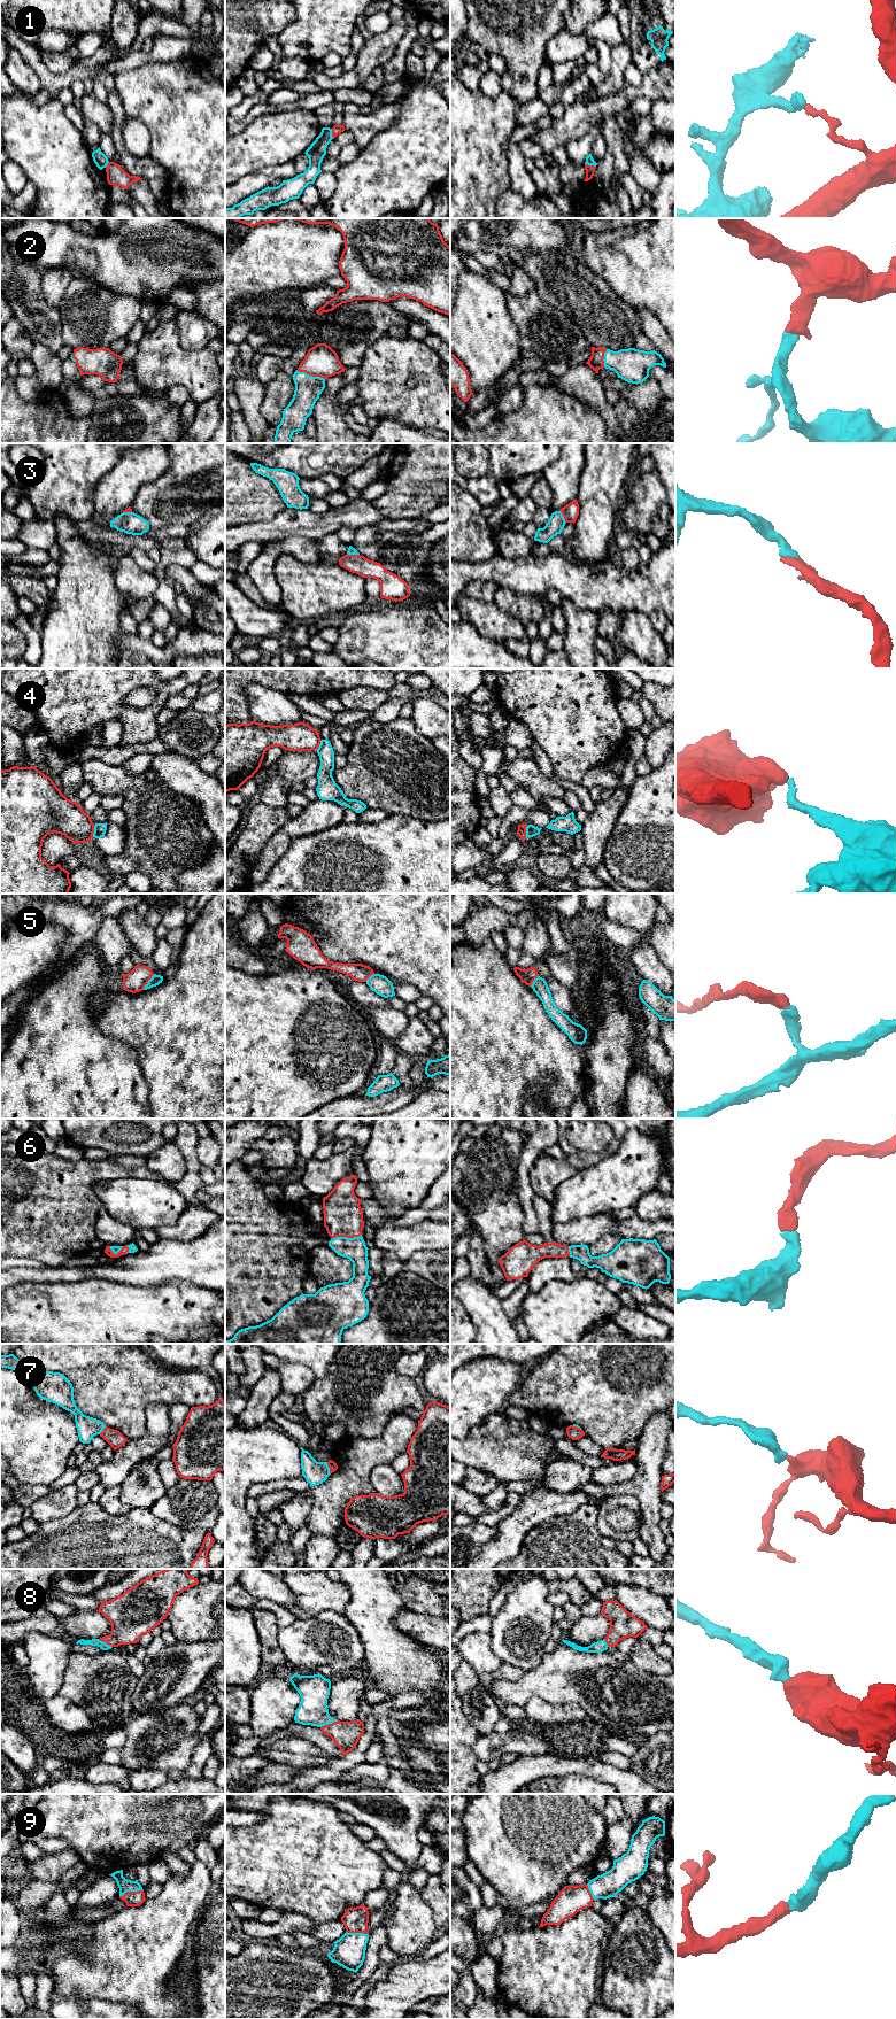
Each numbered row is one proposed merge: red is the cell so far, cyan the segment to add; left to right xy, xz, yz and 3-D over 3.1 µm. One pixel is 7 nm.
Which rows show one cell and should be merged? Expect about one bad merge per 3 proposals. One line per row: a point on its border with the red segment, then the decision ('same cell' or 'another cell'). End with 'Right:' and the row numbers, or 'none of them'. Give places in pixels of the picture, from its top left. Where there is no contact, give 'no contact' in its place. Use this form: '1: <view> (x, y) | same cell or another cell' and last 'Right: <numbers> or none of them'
1: yz (591, 165) | another cell
2: xz (310, 374) | same cell
3: yz (563, 516) | same cell
4: yz (525, 832) | another cell
5: xy (147, 982) | another cell
6: xz (345, 1236) | same cell
7: xz (329, 1467) | same cell
8: xz (329, 1724) | same cell
9: xy (131, 1892) | same cell
Right: 2, 3, 6, 7, 8, 9

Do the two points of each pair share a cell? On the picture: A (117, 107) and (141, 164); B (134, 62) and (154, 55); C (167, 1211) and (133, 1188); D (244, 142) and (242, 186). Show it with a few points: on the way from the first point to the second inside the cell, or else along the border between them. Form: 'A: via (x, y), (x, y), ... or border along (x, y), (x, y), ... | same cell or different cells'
A: via (117, 123), (118, 145), (125, 155) | same cell
B: via (139, 57), (149, 56) | same cell
C: via (159, 1204), (149, 1204), (141, 1196) | same cell
D: border along (268, 167), (248, 172), (237, 182) | different cells

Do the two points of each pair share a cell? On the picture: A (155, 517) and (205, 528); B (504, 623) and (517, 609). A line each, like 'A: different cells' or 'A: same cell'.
A: different cells
B: different cells

